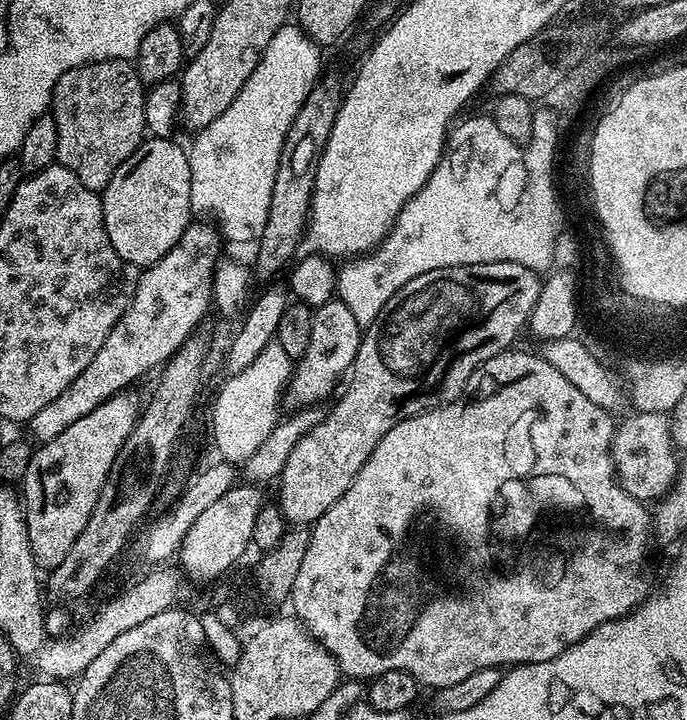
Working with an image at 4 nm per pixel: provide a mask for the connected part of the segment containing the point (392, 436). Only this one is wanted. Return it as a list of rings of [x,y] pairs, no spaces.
[[[532,354],[531,356],[528,360],[528,376],[514,381],[513,384],[502,385],[497,392],[490,393],[485,400],[472,400],[469,404],[464,404],[465,402],[442,404],[439,408],[430,408],[427,412],[398,422],[386,433],[382,442],[378,442],[378,446],[374,446],[370,458],[362,466],[362,470],[358,470],[350,490],[346,490],[346,494],[342,494],[342,498],[338,498],[338,502],[334,502],[334,506],[330,506],[330,510],[326,510],[326,514],[322,514],[322,518],[318,518],[315,524],[311,525],[310,546],[306,546],[306,554],[302,554],[302,566],[298,566],[298,578],[294,578],[290,597],[290,605],[292,604],[293,608],[291,611],[294,613],[295,619],[307,628],[309,634],[334,657],[336,665],[345,677],[368,682],[382,675],[383,672],[405,672],[416,679],[417,684],[425,689],[435,690],[454,686],[454,682],[462,682],[462,678],[470,678],[470,674],[478,674],[478,670],[503,669],[505,666],[518,664],[550,662],[558,654],[565,652],[570,645],[579,642],[583,636],[589,636],[598,626],[611,620],[622,619],[623,616],[633,612],[639,604],[648,599],[650,587],[648,588],[648,580],[644,577],[644,559],[648,556],[648,543],[654,540],[653,513],[646,507],[645,501],[635,500],[616,478],[616,469],[612,467],[613,417],[595,405],[594,402],[590,402],[590,399],[586,398],[581,390],[578,390],[573,383],[568,382],[558,370],[552,368],[538,355]]]

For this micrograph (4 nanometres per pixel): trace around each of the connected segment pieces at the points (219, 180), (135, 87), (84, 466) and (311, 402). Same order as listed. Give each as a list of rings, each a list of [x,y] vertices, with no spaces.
[[[285,22],[270,38],[260,61],[254,66],[246,84],[238,90],[234,102],[214,118],[205,128],[199,129],[187,149],[190,162],[190,202],[193,213],[210,218],[217,232],[232,244],[248,244],[259,241],[266,226],[266,214],[270,214],[270,190],[274,190],[274,174],[278,170],[278,158],[286,130],[294,122],[294,114],[306,102],[306,94],[322,75],[320,68],[321,45],[315,42],[292,22]]]
[[[103,60],[66,70],[66,74],[62,74],[62,78],[58,78],[54,86],[50,105],[50,115],[58,126],[56,163],[70,170],[70,174],[74,174],[74,178],[78,178],[82,186],[94,193],[103,193],[110,178],[114,178],[114,170],[118,170],[118,166],[122,166],[122,162],[126,162],[126,158],[130,158],[141,140],[145,139],[145,91],[144,81],[127,60]]]
[[[125,390],[111,396],[105,404],[90,410],[86,418],[78,418],[78,422],[66,426],[58,438],[33,451],[22,481],[22,503],[37,569],[56,568],[82,534],[98,502],[98,494],[112,472],[114,458],[118,458],[132,427],[140,418],[142,400],[132,394]]]
[[[339,298],[329,300],[323,310],[313,315],[310,346],[306,346],[306,354],[302,354],[299,360],[295,361],[292,377],[288,380],[288,387],[282,397],[287,407],[289,404],[289,409],[319,405],[321,403],[319,400],[324,400],[332,391],[333,393],[337,391],[338,385],[345,379],[352,366],[354,355],[352,328],[354,329],[352,311]]]

